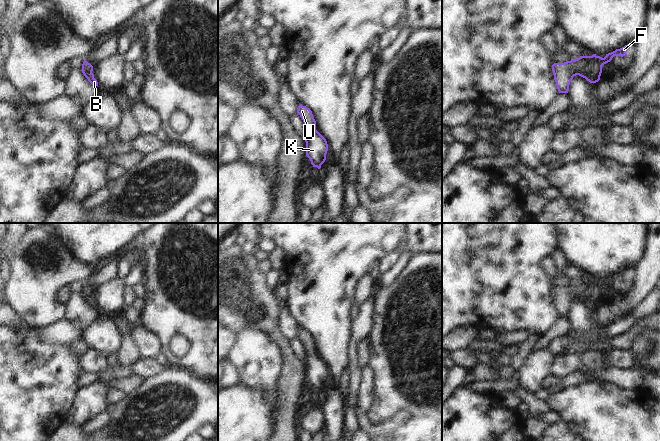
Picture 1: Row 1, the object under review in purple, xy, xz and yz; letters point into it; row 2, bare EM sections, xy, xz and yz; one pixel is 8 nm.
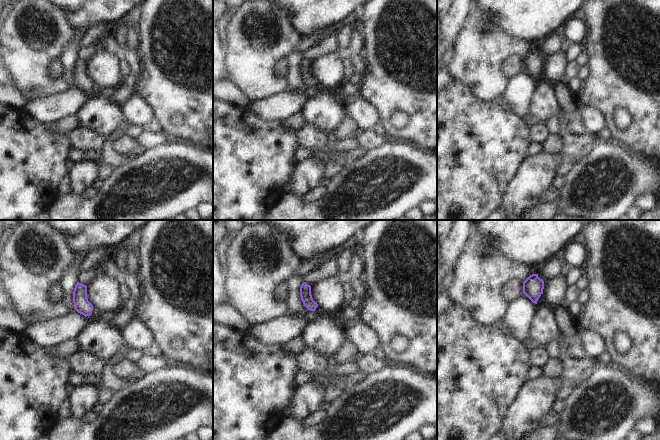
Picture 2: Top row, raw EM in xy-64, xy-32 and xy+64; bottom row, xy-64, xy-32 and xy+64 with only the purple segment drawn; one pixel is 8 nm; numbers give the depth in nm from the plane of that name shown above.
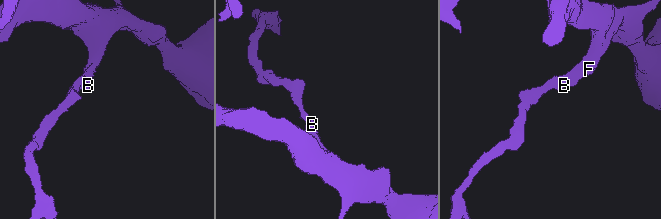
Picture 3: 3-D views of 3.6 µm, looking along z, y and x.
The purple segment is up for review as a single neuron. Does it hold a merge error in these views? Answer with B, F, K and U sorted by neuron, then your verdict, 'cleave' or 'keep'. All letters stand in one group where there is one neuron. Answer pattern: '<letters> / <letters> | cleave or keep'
B F K U | keep

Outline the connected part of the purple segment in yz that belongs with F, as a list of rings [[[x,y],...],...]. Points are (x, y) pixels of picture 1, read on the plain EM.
[[[628,269],[606,278],[604,282],[593,278],[592,280],[580,280],[579,282],[564,287],[554,287],[552,295],[559,317],[568,317],[569,309],[574,300],[579,299],[590,307],[600,304],[602,290],[612,284],[614,280],[625,280]]]

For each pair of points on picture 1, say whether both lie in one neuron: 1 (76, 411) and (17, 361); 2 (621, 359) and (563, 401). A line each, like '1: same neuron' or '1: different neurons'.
1: different neurons
2: different neurons

